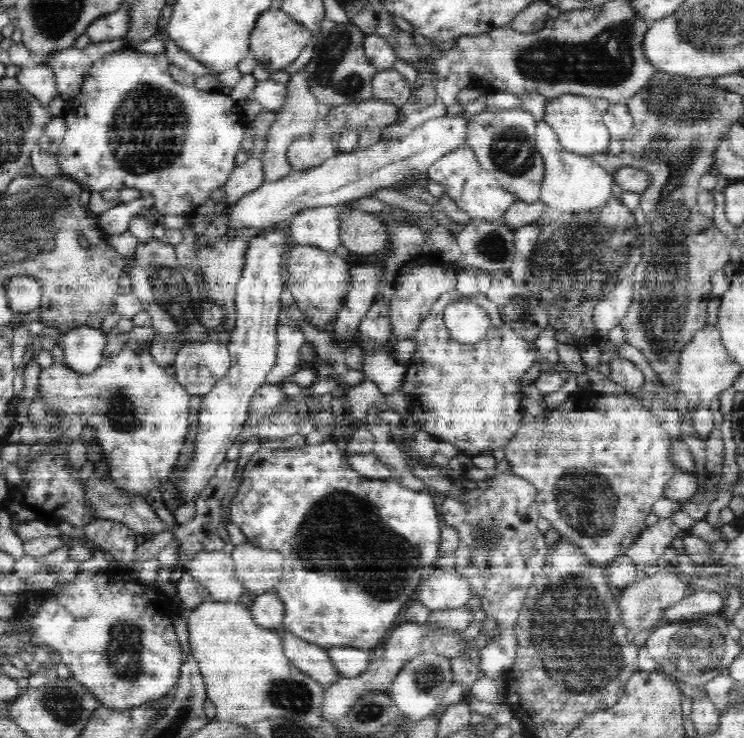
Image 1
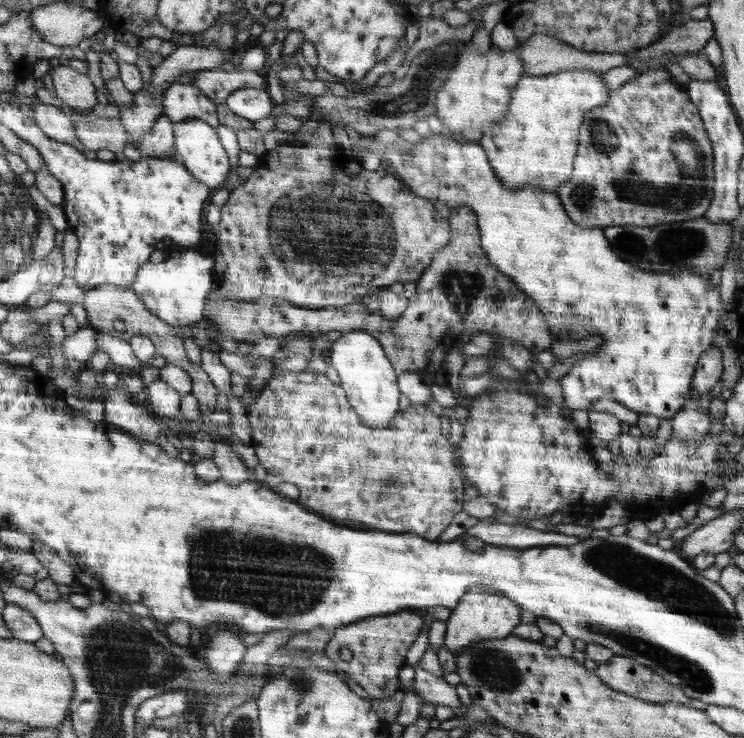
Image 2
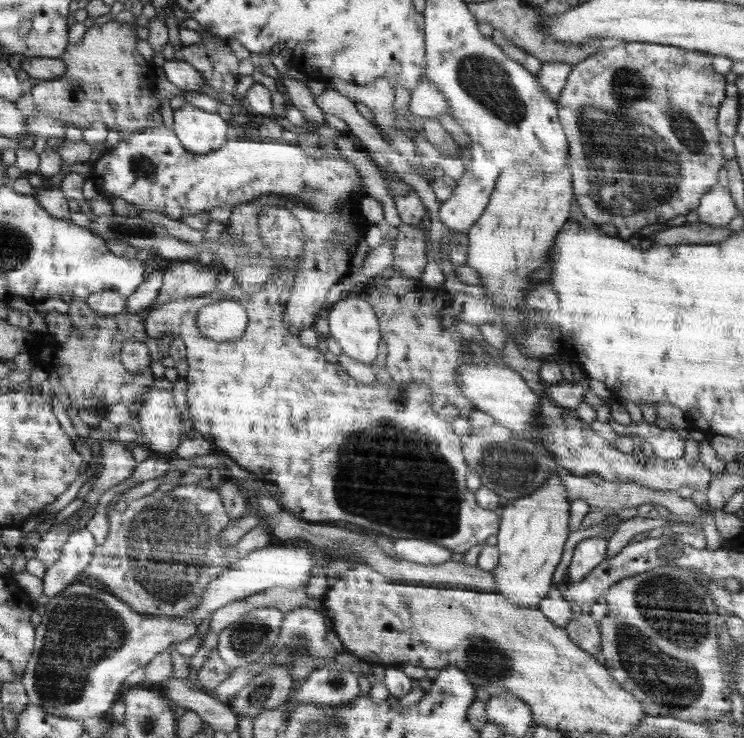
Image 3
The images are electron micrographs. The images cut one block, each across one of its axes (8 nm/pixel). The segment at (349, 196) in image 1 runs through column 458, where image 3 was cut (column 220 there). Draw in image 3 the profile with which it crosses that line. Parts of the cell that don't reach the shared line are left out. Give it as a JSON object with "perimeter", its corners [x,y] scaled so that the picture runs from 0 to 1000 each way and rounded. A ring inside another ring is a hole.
{"perimeter":[[[255,141],[233,149],[233,173],[241,191],[266,209],[289,206],[306,192],[306,168],[293,153],[274,152]]]}

